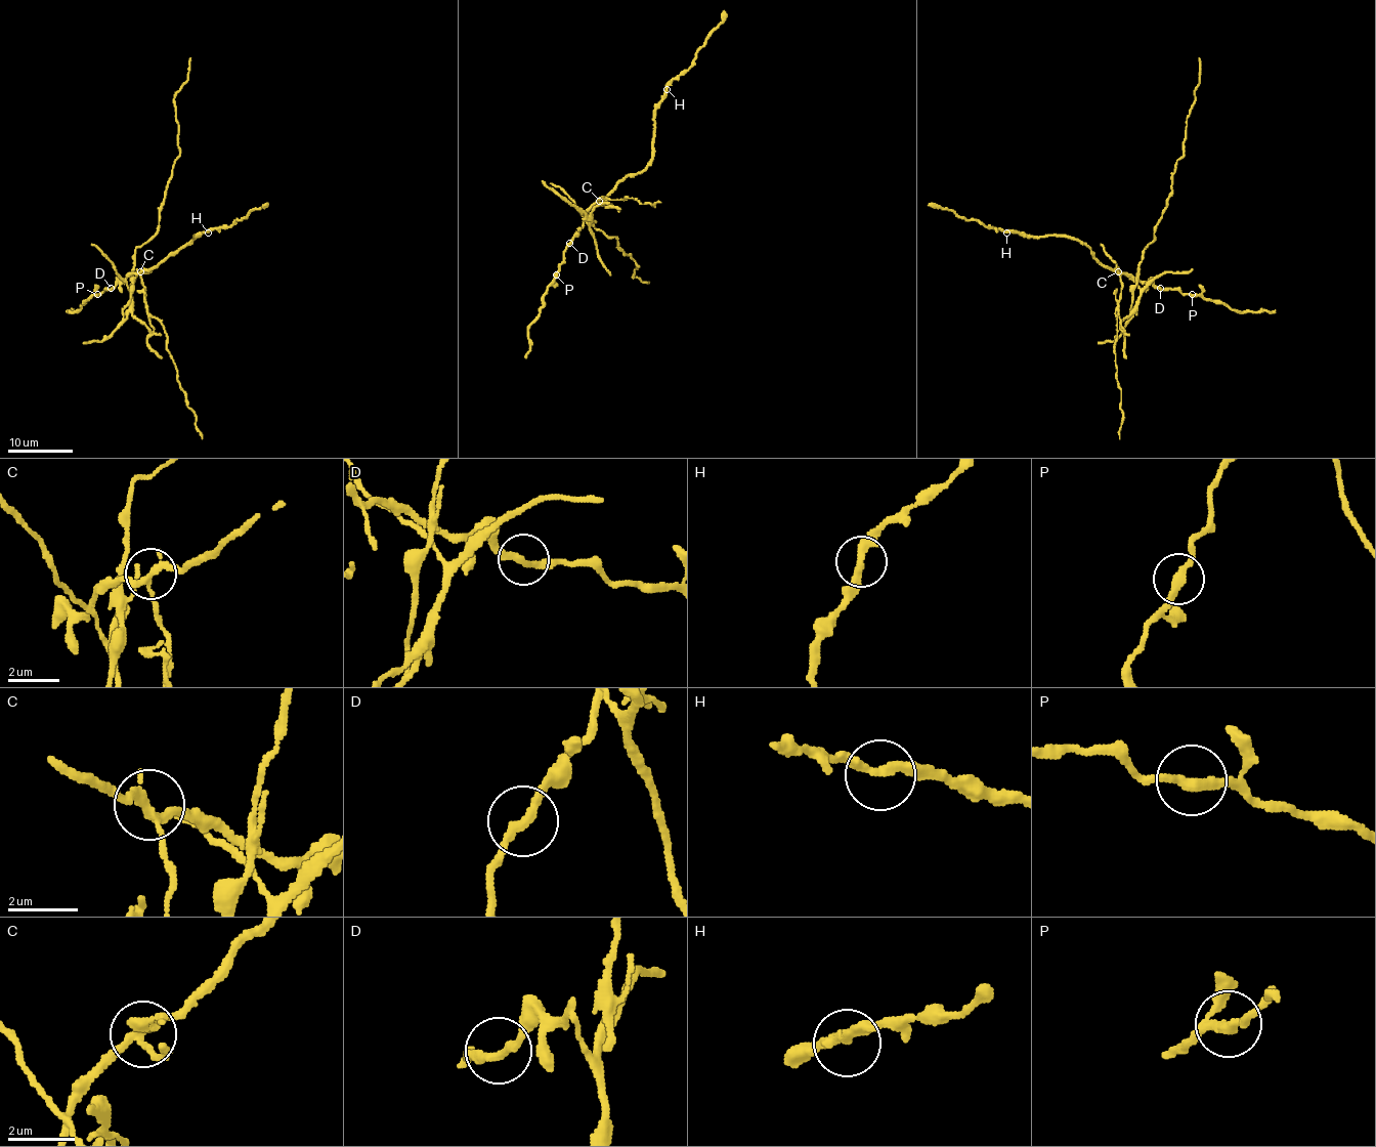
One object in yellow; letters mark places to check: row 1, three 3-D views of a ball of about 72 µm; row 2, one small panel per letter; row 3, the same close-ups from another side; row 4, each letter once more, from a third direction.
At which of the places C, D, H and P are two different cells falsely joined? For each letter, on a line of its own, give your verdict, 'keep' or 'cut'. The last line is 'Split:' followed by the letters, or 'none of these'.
C: cut
D: keep
H: cut
P: keep
Split: C, H

